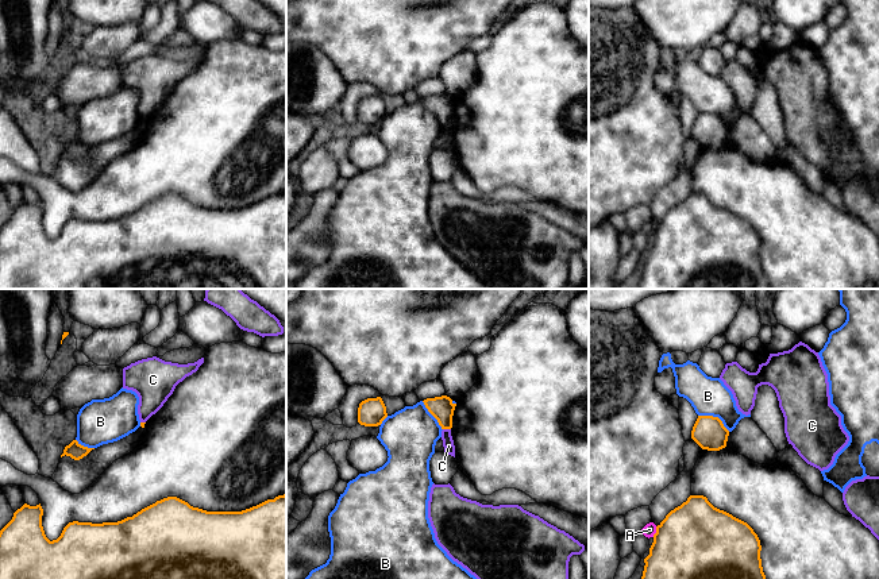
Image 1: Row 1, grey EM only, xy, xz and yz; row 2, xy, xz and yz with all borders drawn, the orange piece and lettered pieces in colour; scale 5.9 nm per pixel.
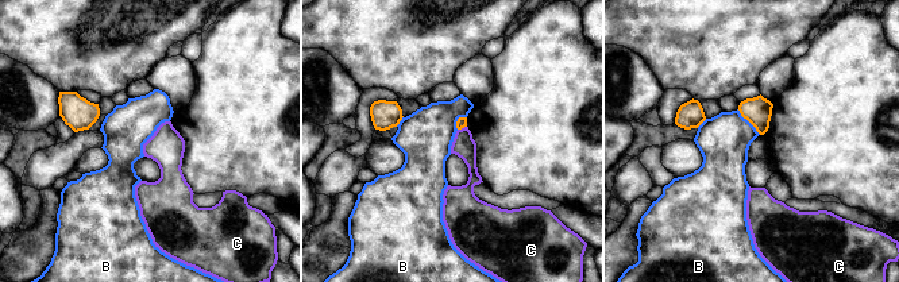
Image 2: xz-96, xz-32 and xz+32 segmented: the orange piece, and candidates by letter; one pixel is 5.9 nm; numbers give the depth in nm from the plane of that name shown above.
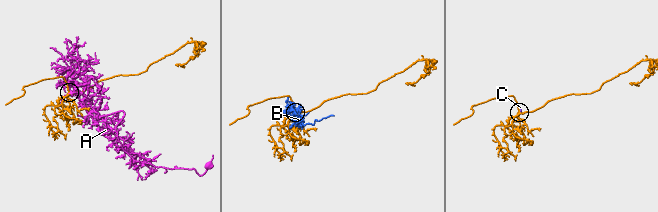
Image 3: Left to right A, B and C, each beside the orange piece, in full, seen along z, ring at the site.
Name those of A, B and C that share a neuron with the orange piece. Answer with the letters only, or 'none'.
none

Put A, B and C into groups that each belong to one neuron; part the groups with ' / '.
A / B / C

